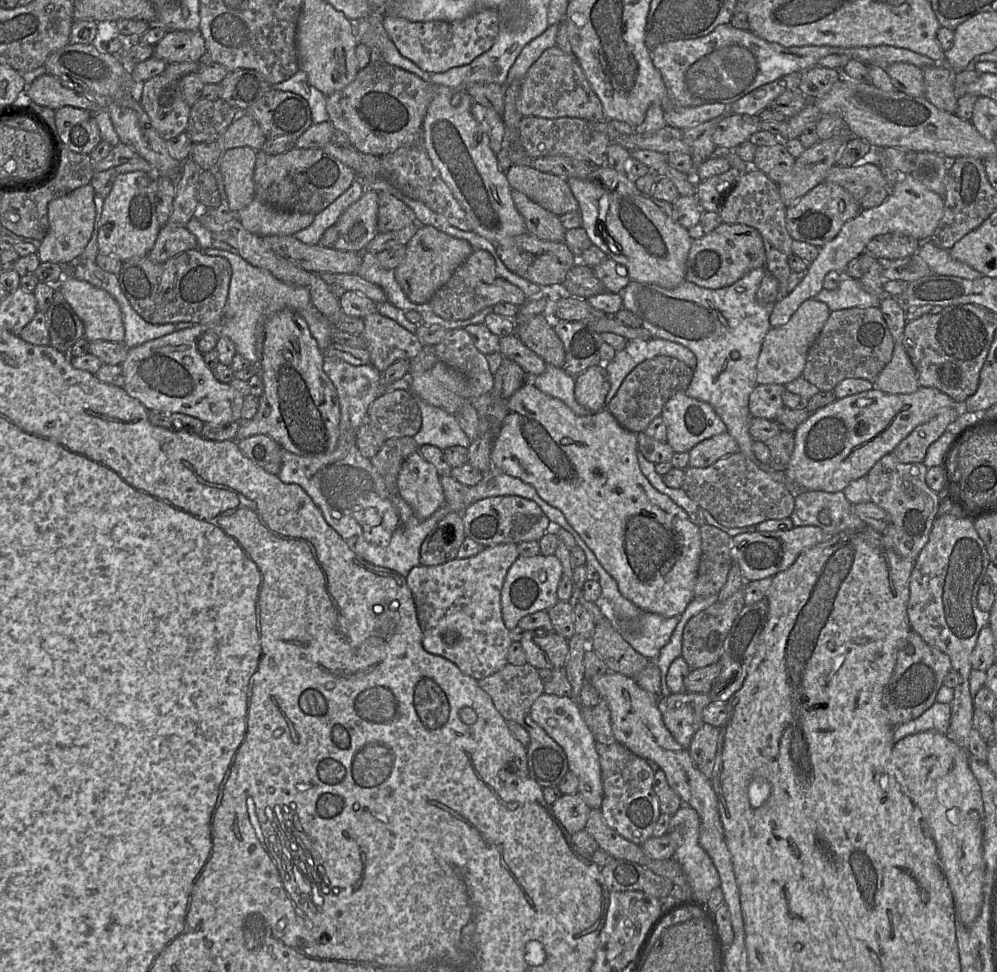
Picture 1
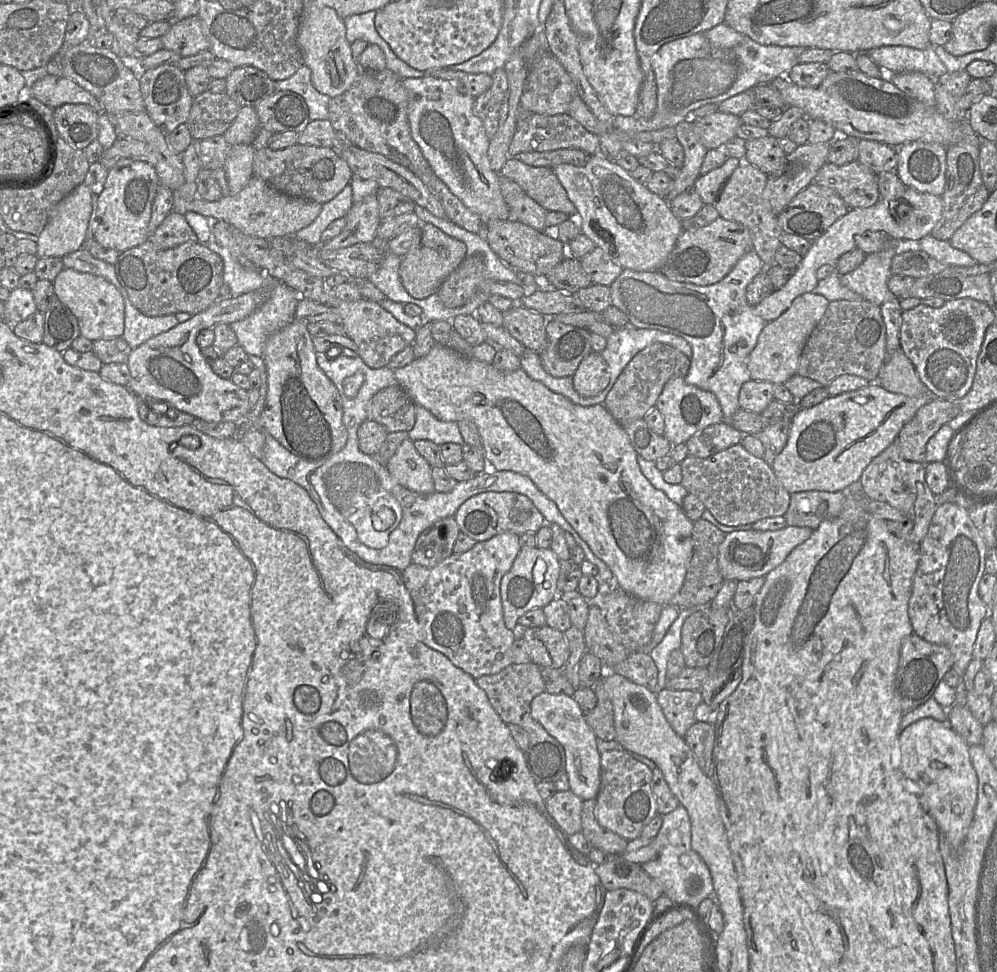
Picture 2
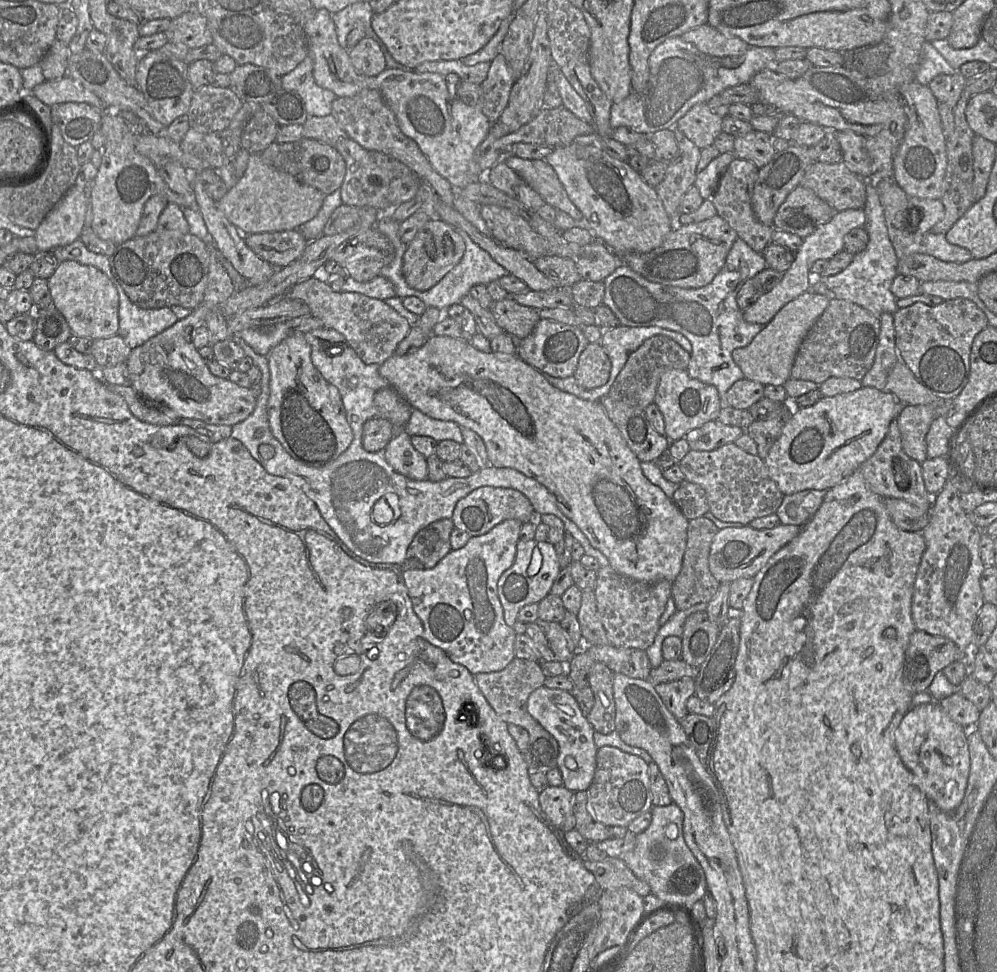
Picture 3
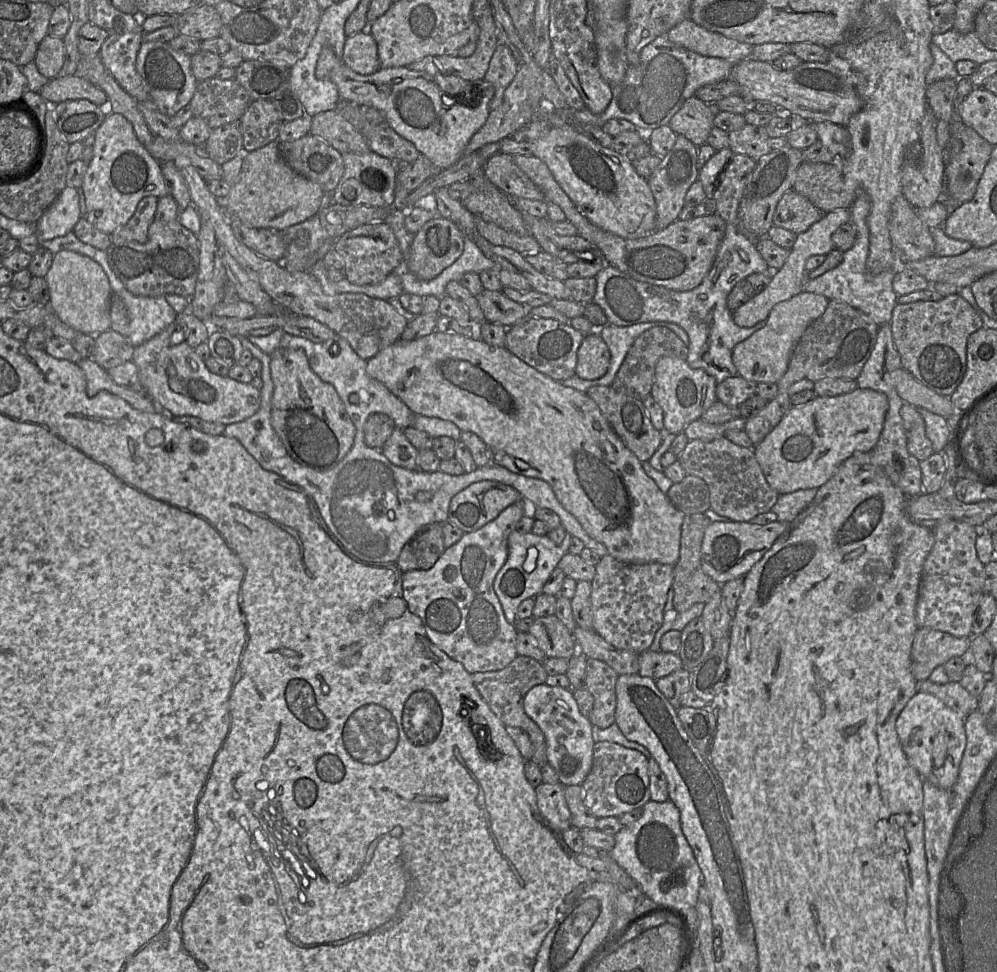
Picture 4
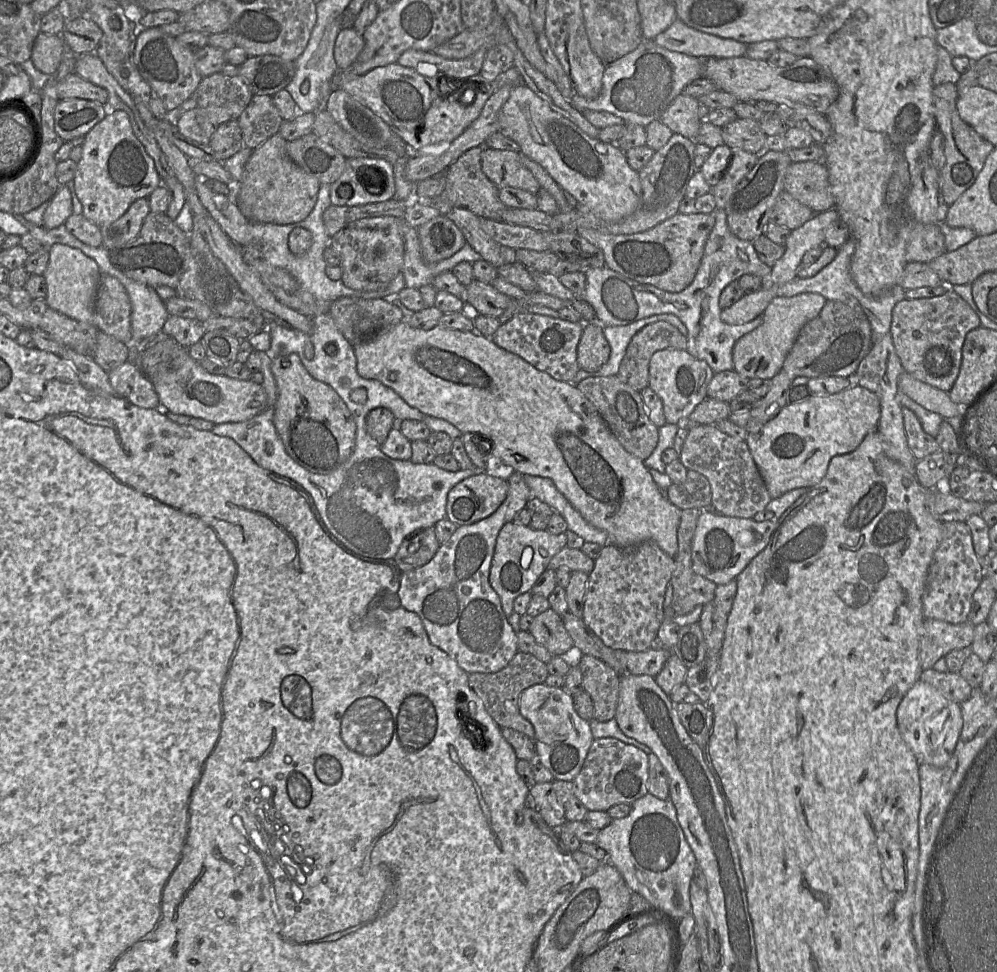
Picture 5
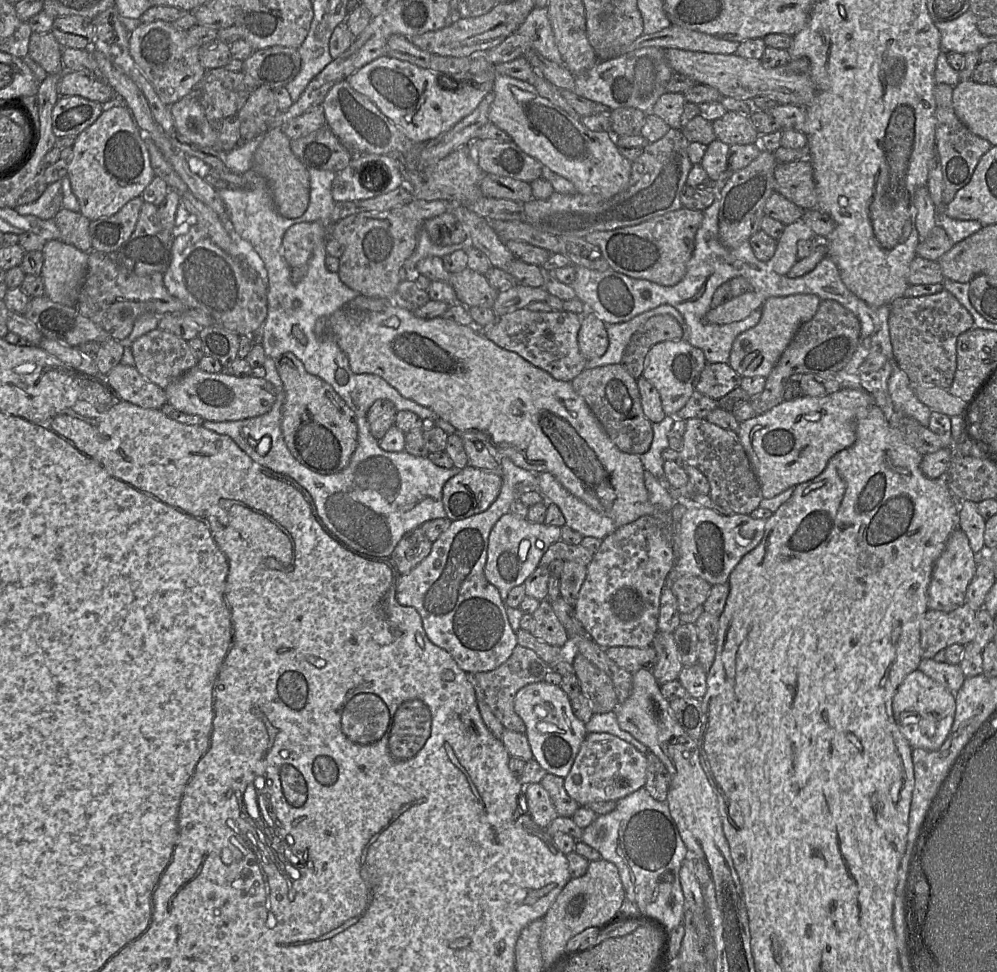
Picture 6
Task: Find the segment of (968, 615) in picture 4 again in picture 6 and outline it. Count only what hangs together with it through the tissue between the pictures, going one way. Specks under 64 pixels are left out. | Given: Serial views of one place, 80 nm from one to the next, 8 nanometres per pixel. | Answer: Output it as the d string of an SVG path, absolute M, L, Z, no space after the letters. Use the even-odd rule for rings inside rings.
M959 527L955 528L933 566L928 587L928 609L950 612L966 603L966 591L976 572L977 558L967 535Z

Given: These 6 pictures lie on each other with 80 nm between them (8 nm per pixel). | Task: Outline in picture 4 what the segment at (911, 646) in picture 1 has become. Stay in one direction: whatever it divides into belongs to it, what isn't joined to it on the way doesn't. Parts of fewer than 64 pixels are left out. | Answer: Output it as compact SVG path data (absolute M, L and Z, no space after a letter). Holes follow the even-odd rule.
M918 628L911 647L911 672L915 680L929 679L932 671L952 657L968 657L972 637L956 637L932 628Z

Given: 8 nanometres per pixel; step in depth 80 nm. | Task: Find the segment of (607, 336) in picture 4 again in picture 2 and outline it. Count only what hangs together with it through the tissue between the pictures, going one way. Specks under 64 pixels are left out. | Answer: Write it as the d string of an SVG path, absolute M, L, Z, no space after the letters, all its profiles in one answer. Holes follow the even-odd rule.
M632 326L615 328L606 342L601 355L609 367L610 381L607 388L613 387L623 369L638 352L653 343L670 345L689 359L692 356L692 348L686 340L660 330L638 329Z

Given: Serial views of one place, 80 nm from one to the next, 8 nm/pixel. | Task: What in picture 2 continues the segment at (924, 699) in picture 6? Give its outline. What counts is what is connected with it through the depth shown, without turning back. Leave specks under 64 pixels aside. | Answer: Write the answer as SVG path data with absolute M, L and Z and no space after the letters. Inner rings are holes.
M922 718L900 731L897 739L899 768L911 781L923 808L934 819L939 833L948 845L959 850L972 823L977 802L978 779L969 755L969 745L956 733L948 722Z

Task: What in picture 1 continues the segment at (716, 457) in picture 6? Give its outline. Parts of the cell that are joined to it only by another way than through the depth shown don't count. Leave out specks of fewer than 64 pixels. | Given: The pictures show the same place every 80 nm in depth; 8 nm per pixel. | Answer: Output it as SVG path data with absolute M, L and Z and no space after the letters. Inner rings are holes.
M737 451L705 468L688 466L682 489L721 525L728 528L757 525L770 519L791 516L795 499L787 487L772 479L742 452Z

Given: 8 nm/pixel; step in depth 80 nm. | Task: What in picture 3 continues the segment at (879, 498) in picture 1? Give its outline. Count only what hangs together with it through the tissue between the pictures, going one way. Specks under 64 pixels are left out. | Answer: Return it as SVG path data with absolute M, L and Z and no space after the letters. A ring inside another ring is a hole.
M897 418L890 423L885 438L875 453L862 464L860 471L869 489L883 499L905 500L924 513L928 513L933 505L933 497L924 485L921 464L907 456L903 450Z

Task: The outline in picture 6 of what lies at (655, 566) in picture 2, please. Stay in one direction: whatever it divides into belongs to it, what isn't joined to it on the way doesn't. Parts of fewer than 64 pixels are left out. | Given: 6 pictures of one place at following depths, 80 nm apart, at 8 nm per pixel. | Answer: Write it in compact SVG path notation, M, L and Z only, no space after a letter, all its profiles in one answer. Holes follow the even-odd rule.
M391 305L382 312L353 311L342 307L330 316L321 317L316 321L315 334L320 338L332 338L339 348L347 355L350 369L355 374L375 374L380 376L389 385L395 388L401 396L416 402L417 404L432 410L436 417L450 423L457 431L474 432L482 434L490 448L499 456L509 458L516 466L525 470L540 474L548 472L573 496L584 502L600 515L611 518L616 527L629 524L641 516L652 515L663 522L667 522L670 513L661 512L649 499L649 493L644 482L644 465L637 454L628 454L620 451L611 441L605 430L587 405L583 397L573 389L571 382L554 379L546 371L532 365L518 354L502 349L489 340L475 324L464 326L443 317L433 319L421 319L412 312L399 306Z

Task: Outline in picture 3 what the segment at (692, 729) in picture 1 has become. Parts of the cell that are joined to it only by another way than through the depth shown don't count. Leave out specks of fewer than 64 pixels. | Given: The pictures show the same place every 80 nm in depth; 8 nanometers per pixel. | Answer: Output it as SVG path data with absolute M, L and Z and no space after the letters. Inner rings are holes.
M691 677L659 683L654 686L666 708L680 721L688 714L686 702L695 693L694 680Z

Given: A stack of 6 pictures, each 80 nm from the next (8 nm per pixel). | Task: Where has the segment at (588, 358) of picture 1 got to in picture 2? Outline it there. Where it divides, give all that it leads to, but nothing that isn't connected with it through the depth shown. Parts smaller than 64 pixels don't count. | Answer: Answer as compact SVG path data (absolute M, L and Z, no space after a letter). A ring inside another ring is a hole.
M548 318L546 334L547 346L539 354L543 368L556 378L573 377L581 361L592 352L591 332Z

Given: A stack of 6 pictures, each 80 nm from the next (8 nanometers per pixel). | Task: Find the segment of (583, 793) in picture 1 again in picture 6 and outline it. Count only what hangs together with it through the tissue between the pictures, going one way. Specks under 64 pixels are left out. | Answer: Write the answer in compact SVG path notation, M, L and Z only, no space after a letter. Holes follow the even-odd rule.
M545 681L527 684L516 693L514 710L526 726L534 759L548 773L565 778L588 734L585 723L575 716L568 695L559 685Z

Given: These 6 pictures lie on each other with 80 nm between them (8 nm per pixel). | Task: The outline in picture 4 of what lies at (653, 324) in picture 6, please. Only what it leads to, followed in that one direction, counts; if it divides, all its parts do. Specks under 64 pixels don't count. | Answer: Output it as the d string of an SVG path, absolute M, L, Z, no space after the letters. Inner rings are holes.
M662 326L650 328L634 341L611 386L643 401L651 394L657 361L664 356L687 361L688 354L687 345L672 330Z

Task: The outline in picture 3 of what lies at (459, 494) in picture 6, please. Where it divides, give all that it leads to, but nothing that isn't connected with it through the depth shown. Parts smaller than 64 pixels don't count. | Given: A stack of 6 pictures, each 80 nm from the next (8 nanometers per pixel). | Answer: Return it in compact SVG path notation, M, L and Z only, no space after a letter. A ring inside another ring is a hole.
M483 486L457 502L451 519L456 529L473 537L486 534L497 524L508 519L515 519L523 524L533 521L534 518L535 511L531 502L520 491L512 488Z

